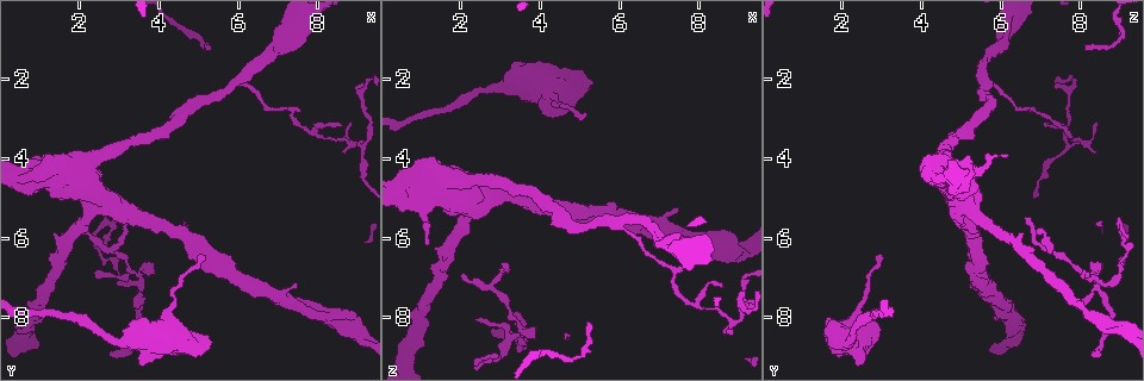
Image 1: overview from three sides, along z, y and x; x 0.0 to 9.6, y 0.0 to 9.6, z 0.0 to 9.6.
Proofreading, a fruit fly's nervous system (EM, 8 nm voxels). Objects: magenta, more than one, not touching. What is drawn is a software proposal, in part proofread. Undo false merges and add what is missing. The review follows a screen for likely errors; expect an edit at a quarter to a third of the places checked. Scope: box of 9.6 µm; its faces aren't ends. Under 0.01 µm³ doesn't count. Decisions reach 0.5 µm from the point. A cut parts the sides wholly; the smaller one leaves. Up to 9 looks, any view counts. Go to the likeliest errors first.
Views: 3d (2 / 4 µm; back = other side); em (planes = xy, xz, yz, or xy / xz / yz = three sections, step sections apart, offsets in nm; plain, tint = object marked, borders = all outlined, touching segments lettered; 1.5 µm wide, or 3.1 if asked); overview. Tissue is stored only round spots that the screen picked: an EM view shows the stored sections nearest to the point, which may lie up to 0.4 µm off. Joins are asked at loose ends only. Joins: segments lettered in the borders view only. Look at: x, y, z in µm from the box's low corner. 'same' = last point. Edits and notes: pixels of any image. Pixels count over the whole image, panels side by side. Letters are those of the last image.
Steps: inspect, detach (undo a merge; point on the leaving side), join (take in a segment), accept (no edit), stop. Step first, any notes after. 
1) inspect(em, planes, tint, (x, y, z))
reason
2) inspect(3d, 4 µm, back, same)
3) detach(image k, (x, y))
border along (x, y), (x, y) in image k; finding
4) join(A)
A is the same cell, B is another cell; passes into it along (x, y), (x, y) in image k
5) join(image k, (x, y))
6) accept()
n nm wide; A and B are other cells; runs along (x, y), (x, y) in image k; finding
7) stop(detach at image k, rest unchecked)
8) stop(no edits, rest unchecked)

inspect(3d, 2 µm, (2.80, 8.85, 8.40))
branch stops here

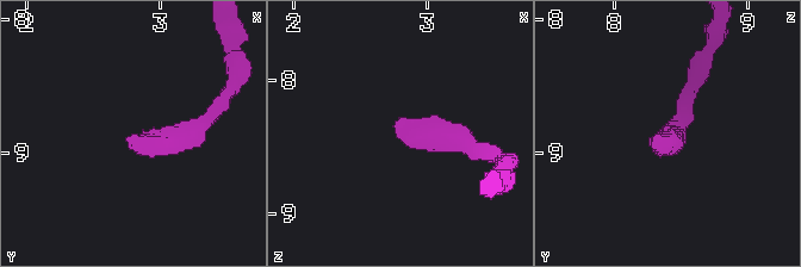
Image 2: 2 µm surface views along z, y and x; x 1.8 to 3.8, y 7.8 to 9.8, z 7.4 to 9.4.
inspect(em, planes, tint, (2.74, 8.86, 8.32))

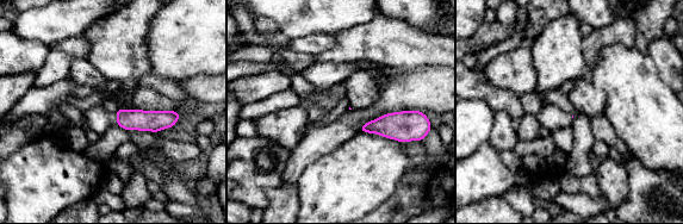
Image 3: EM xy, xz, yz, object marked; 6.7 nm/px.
inspect(em, planes, borders, same)
what lies round it

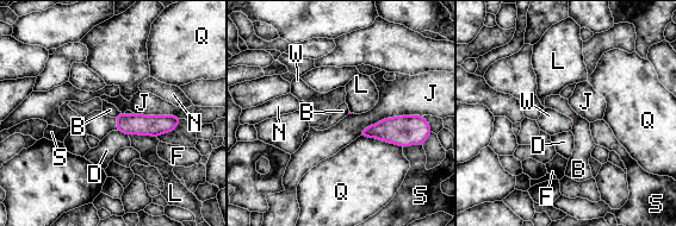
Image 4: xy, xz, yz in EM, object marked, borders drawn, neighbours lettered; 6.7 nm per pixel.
join(W)
W is the same cell, B, D, F, J, L, N, Q and S are other cells; passes into it along (136, 124), (117, 124), (98, 124) in image 4; it goes on there

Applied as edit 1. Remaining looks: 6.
inspect(3d, 4 µm, (2.05, 5.80, 6.85))
tapers out

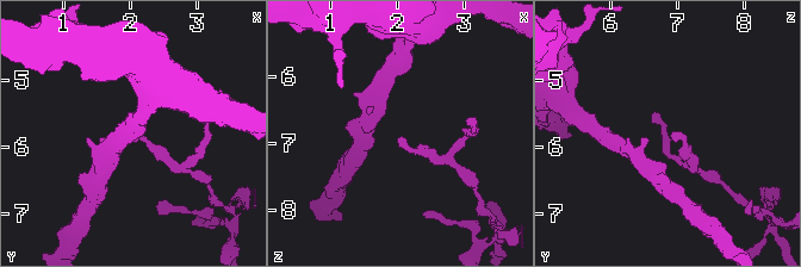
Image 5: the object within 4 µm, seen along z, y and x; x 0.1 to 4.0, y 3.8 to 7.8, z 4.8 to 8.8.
inspect(em, planes, tint, (2.10, 5.80, 6.85))
shape alone is not enough

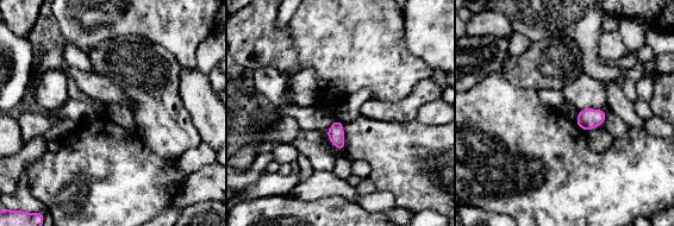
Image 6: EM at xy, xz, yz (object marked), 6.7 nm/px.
inspect(em, planes, borders, same)
see the neighbours

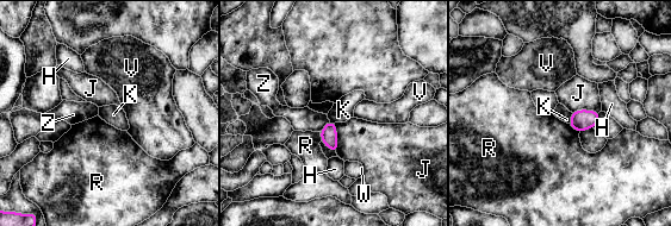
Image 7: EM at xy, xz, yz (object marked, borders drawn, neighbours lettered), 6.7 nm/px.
accept()
H, J, K, R, V, W and Z are other cells; border along (571, 112), (569, 123) in image 7; none of them fits

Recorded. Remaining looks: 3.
inspect(3d, 4 µm, back, (6.85, 1.25, 5.85))
sudden change in width

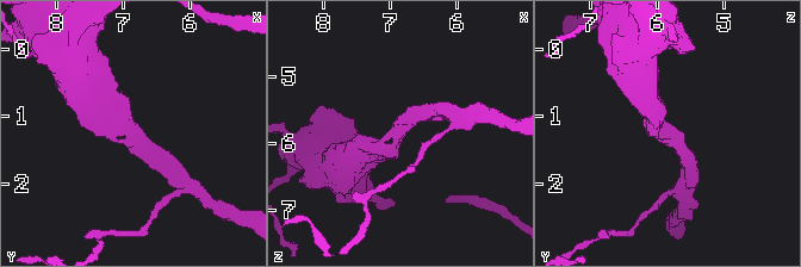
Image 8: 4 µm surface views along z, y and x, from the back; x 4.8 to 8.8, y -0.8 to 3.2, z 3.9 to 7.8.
inspect(em, planes, tint, (6.90, 1.25, 5.90))

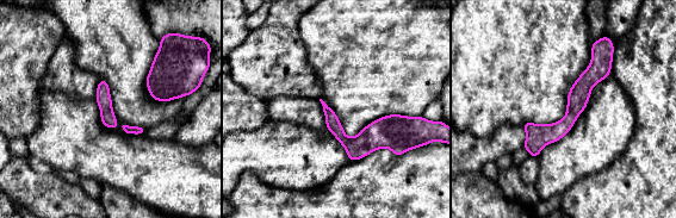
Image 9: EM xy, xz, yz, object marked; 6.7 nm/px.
inspect(em, planes, borders, same)
what lies round it

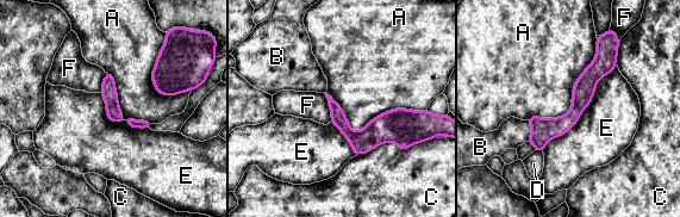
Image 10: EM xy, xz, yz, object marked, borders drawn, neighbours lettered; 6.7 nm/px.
accept()
A, B, C, D, E and F are other cells; border along (597, 38), (572, 107), (526, 119) in image 10; one neuron here

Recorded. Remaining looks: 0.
stop(join at image 4, rest unchecked)

